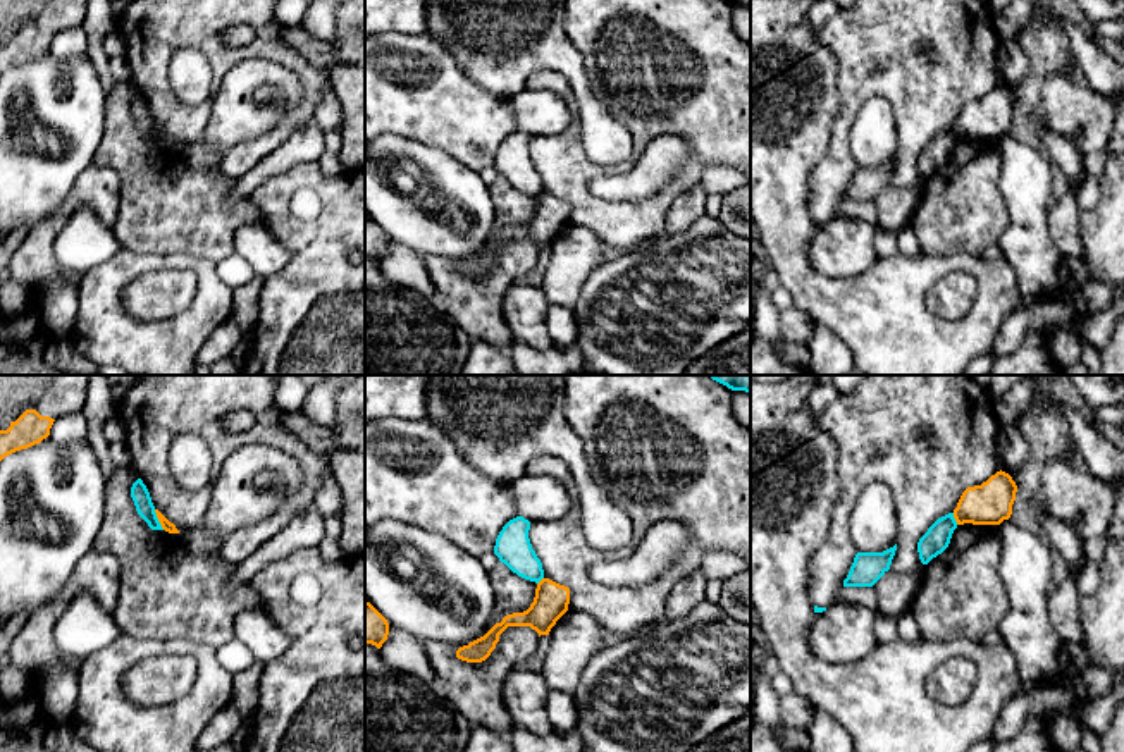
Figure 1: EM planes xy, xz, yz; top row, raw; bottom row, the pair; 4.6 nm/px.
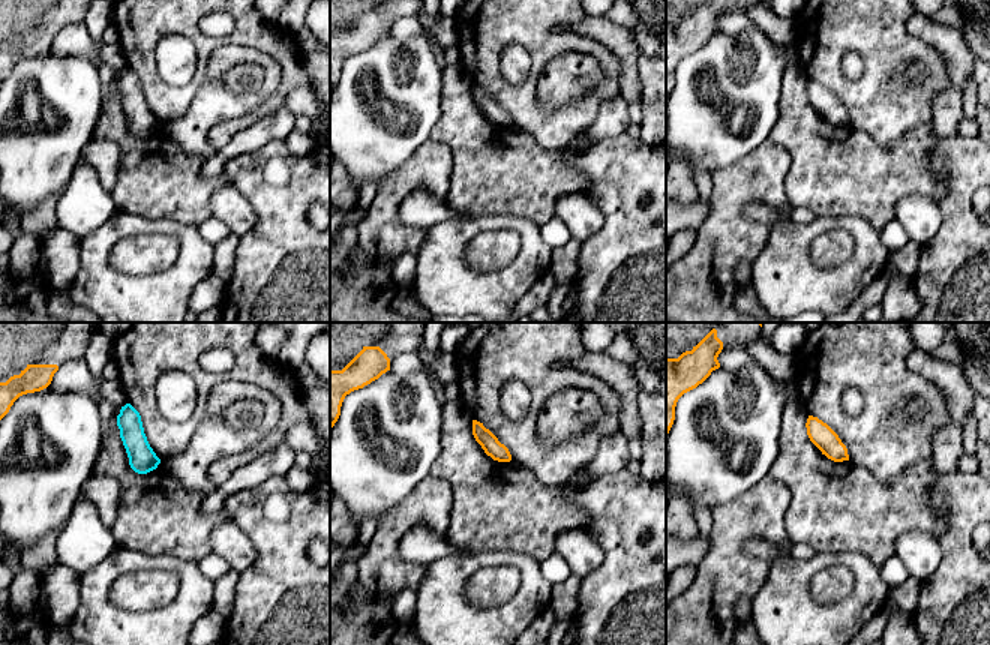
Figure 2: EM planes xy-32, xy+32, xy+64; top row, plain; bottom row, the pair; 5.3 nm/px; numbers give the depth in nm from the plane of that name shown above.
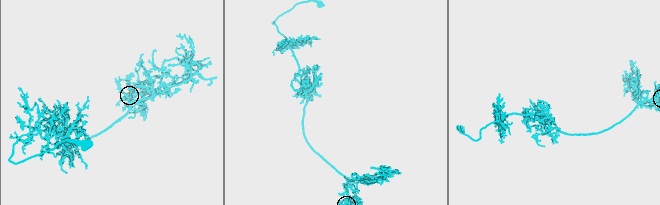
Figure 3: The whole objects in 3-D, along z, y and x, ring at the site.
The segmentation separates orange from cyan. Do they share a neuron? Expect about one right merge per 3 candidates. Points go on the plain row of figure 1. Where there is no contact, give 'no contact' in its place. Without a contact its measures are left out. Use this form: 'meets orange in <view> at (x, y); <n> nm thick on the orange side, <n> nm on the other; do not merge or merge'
meets orange in xy at (159, 135); 50 nm thick on the orange side, 90 nm on the other; do not merge

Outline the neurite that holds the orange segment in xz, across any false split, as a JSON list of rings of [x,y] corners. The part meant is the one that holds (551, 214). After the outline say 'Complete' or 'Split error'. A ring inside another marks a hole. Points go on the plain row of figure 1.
[[[549,193],[537,198],[535,212],[523,227],[513,227],[496,237],[484,251],[456,265],[456,272],[466,277],[482,277],[496,263],[499,250],[508,241],[530,241],[540,250],[549,250],[556,236],[568,225],[570,203]]]. Complete

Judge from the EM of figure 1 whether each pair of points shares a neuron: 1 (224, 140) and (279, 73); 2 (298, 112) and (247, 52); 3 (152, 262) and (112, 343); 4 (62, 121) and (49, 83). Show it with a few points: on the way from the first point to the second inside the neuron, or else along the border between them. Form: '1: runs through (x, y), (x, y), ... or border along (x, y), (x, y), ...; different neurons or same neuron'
1: runs through (233, 119), (234, 98), (259, 74); same neuron
2: runs through (308, 88), (308, 78), (288, 57), (271, 50); same neuron
3: runs through (128, 272), (112, 288), (112, 319); same neuron
4: runs through (54, 112), (49, 107), (49, 92); same neuron

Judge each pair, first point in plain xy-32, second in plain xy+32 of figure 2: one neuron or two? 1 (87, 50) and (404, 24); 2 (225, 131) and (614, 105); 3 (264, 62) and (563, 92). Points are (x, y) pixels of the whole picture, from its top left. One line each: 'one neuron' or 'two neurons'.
1: one neuron
2: two neurons
3: one neuron

